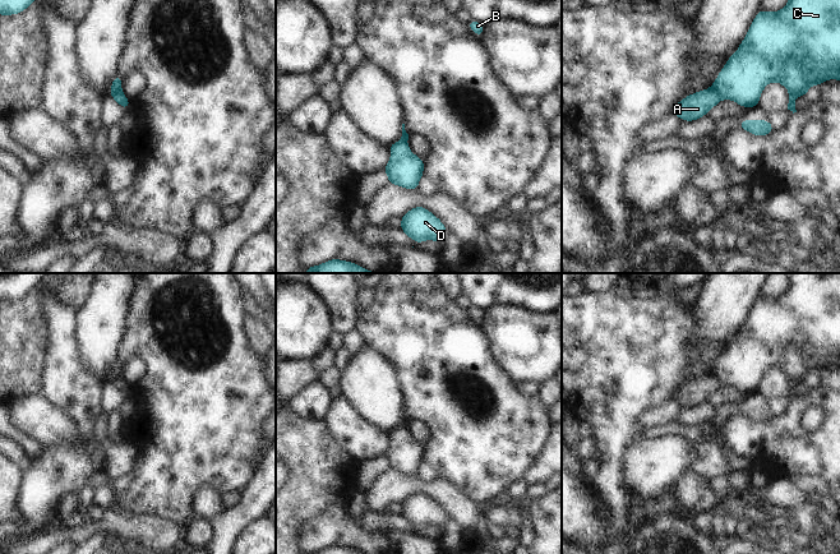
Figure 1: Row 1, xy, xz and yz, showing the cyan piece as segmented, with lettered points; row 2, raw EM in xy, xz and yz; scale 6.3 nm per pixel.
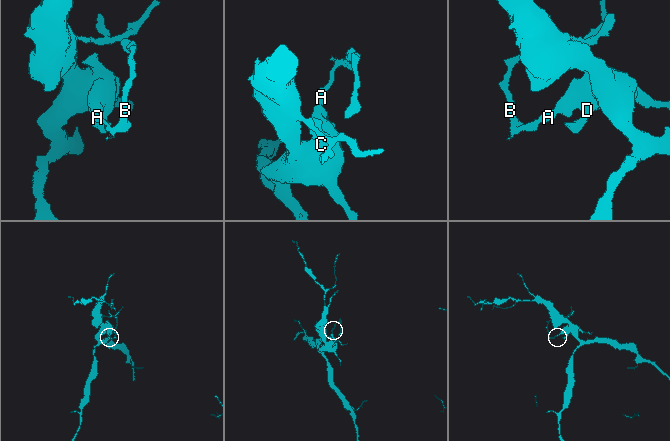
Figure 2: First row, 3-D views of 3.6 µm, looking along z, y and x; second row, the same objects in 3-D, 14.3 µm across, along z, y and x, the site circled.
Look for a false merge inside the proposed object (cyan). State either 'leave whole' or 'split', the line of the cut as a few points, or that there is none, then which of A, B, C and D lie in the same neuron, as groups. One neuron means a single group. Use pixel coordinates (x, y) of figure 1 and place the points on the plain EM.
split; cut in yz along (711, 373), (723, 384); A B / C D

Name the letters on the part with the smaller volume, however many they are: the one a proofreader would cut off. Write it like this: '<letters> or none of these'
A, B

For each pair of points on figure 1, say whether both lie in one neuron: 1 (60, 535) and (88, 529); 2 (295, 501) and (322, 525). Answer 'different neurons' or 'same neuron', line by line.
1: same neuron
2: different neurons

